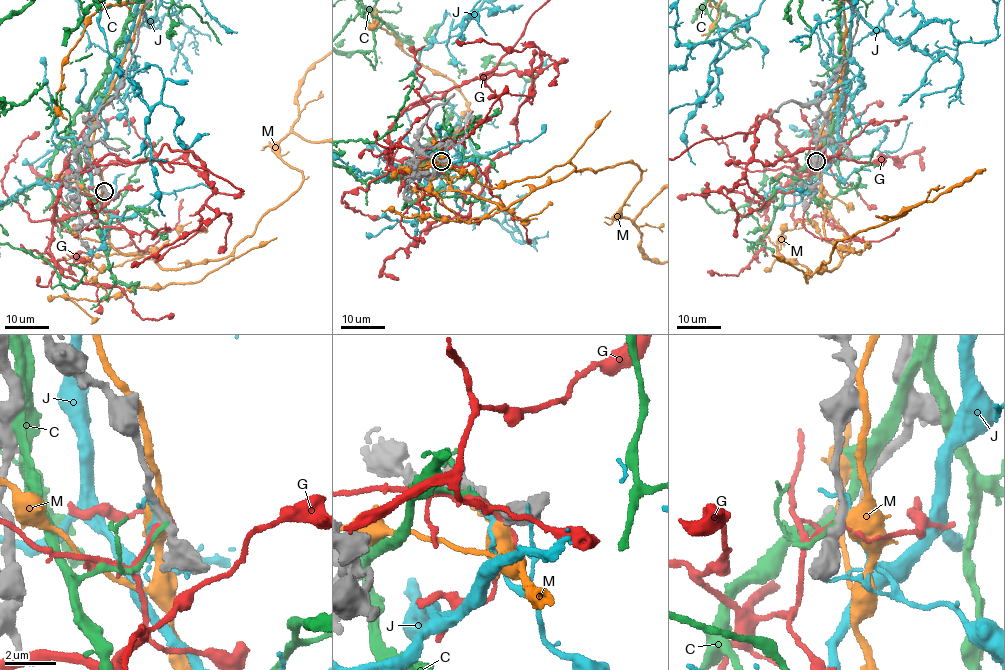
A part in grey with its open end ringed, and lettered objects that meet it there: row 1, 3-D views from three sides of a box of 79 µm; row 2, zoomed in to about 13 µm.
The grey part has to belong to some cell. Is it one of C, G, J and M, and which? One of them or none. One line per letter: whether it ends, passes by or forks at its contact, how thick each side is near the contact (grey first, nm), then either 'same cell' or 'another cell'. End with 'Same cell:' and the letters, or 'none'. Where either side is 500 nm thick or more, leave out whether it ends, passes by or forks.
C: it ends there; 400 nm thick on the grey side, 180 nm on the other; another cell
G: it passes by; 400 nm thick on the grey side, 160 nm on the other; another cell
J: it passes by; 320 nm thick on the grey side, 130 nm on the other; another cell
M: 360 nm thick on the grey side, 550 nm on the other; another cell
Same cell: none

